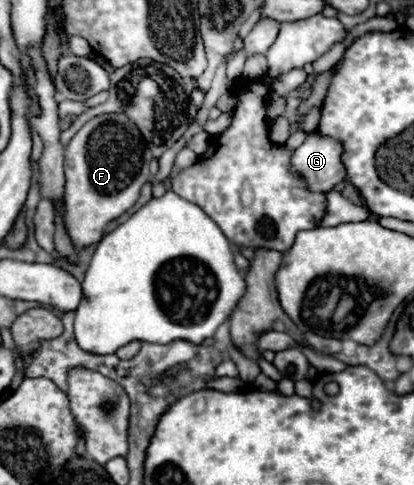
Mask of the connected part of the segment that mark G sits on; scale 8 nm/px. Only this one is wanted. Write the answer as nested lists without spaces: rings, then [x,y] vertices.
[[[313,132],[293,152],[289,170],[291,174],[299,176],[311,192],[327,194],[345,178],[341,152],[343,150],[339,142]]]

